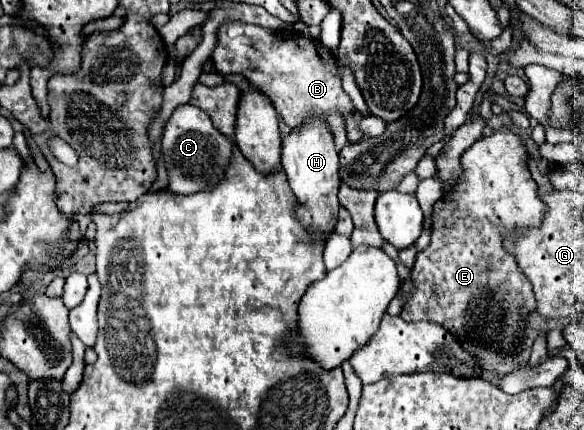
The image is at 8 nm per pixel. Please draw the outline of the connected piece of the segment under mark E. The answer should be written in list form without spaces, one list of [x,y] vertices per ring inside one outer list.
[[[499,129],[495,131],[491,137],[481,137],[477,139],[463,155],[461,155],[461,167],[463,167],[463,177],[459,181],[459,185],[453,189],[453,193],[445,195],[443,199],[439,199],[433,207],[433,233],[431,233],[431,245],[421,251],[417,255],[417,261],[411,269],[411,281],[413,281],[413,289],[411,289],[411,295],[409,295],[409,301],[407,301],[407,307],[403,307],[403,313],[401,317],[405,321],[421,321],[421,319],[427,319],[427,321],[433,321],[433,323],[439,323],[441,327],[445,327],[451,335],[455,335],[455,339],[461,343],[461,341],[473,341],[477,345],[487,345],[499,353],[505,353],[505,355],[519,355],[519,349],[521,349],[521,343],[523,343],[523,333],[525,333],[525,327],[527,327],[527,317],[535,311],[535,297],[533,297],[533,287],[529,283],[529,279],[519,271],[519,265],[515,261],[515,257],[503,247],[503,241],[507,237],[507,231],[509,233],[519,233],[519,231],[525,231],[525,229],[531,229],[531,227],[539,227],[545,213],[547,213],[547,205],[539,199],[537,195],[537,183],[533,181],[531,173],[529,173],[529,167],[527,167],[527,147],[525,143],[521,141],[519,135],[511,133],[511,129]]]

